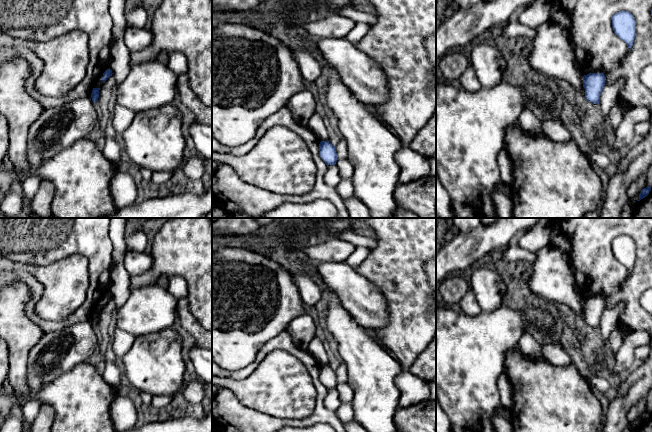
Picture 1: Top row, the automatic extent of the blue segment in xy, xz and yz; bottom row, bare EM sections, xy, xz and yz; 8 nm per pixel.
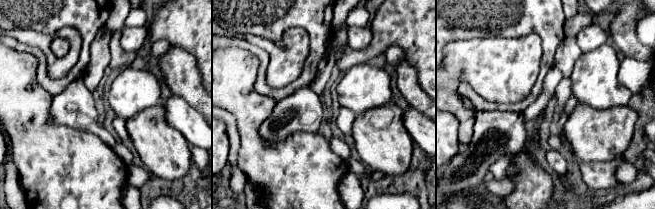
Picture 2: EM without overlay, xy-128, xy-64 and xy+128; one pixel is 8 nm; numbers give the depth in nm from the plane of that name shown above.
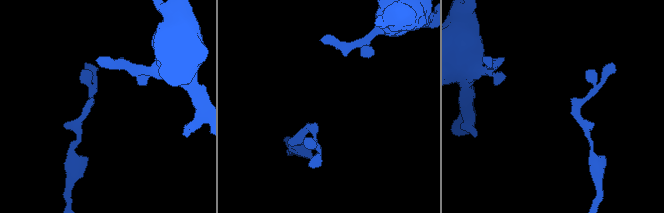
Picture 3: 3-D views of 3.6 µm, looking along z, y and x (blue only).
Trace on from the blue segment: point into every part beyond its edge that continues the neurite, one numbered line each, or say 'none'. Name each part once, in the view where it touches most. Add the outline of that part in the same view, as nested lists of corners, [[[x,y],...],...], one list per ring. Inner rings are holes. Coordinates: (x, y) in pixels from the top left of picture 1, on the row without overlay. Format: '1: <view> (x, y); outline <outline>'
none

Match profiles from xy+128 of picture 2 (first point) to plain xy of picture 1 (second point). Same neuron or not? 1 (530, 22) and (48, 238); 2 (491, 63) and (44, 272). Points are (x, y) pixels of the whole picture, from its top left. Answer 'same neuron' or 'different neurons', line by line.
1: same neuron
2: same neuron

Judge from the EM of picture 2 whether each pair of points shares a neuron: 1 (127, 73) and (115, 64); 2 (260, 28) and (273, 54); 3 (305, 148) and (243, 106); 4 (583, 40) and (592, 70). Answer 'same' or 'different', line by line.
1: different
2: different
3: same
4: different

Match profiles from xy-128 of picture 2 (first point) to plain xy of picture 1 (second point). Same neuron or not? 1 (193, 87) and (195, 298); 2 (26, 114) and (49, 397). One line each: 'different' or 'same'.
1: different
2: same

